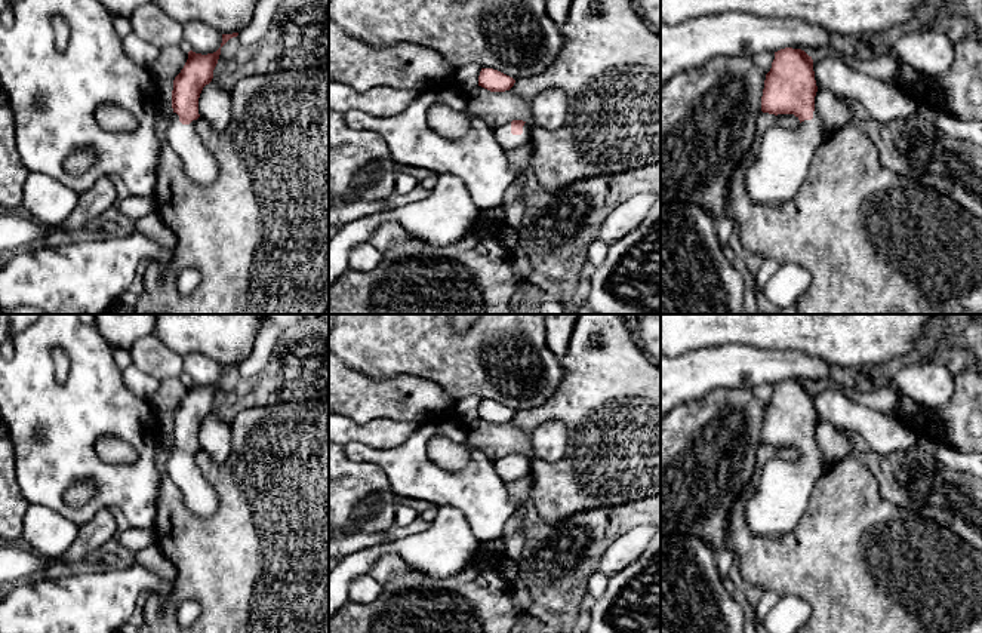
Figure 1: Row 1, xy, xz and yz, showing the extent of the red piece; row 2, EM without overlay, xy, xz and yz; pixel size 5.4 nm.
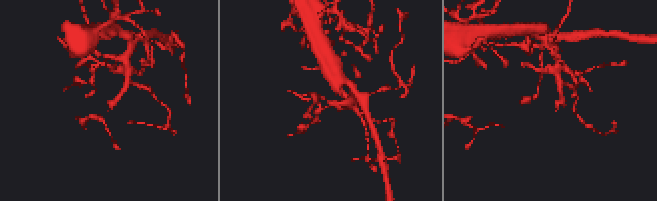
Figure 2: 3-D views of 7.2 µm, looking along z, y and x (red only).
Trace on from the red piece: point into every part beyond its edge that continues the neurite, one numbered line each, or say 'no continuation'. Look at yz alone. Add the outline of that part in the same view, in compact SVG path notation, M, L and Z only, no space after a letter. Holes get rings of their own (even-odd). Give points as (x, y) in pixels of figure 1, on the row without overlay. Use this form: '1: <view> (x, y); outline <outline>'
1: yz (784, 489); outline M818 443L794 463L763 467L755 495L745 501L745 522L754 537L778 538L795 529L815 485L831 461Z

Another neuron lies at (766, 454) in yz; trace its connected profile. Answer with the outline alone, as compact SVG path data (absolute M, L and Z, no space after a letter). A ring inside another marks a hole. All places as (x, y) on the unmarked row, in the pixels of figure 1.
M760 443L757 449L757 465L764 467L770 463L794 463L800 457L798 449L794 446L769 446Z

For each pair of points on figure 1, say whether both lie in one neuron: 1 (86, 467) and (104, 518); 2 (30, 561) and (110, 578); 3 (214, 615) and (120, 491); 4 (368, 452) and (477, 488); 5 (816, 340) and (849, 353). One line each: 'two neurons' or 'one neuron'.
1: two neurons
2: two neurons
3: two neurons
4: one neuron
5: one neuron

